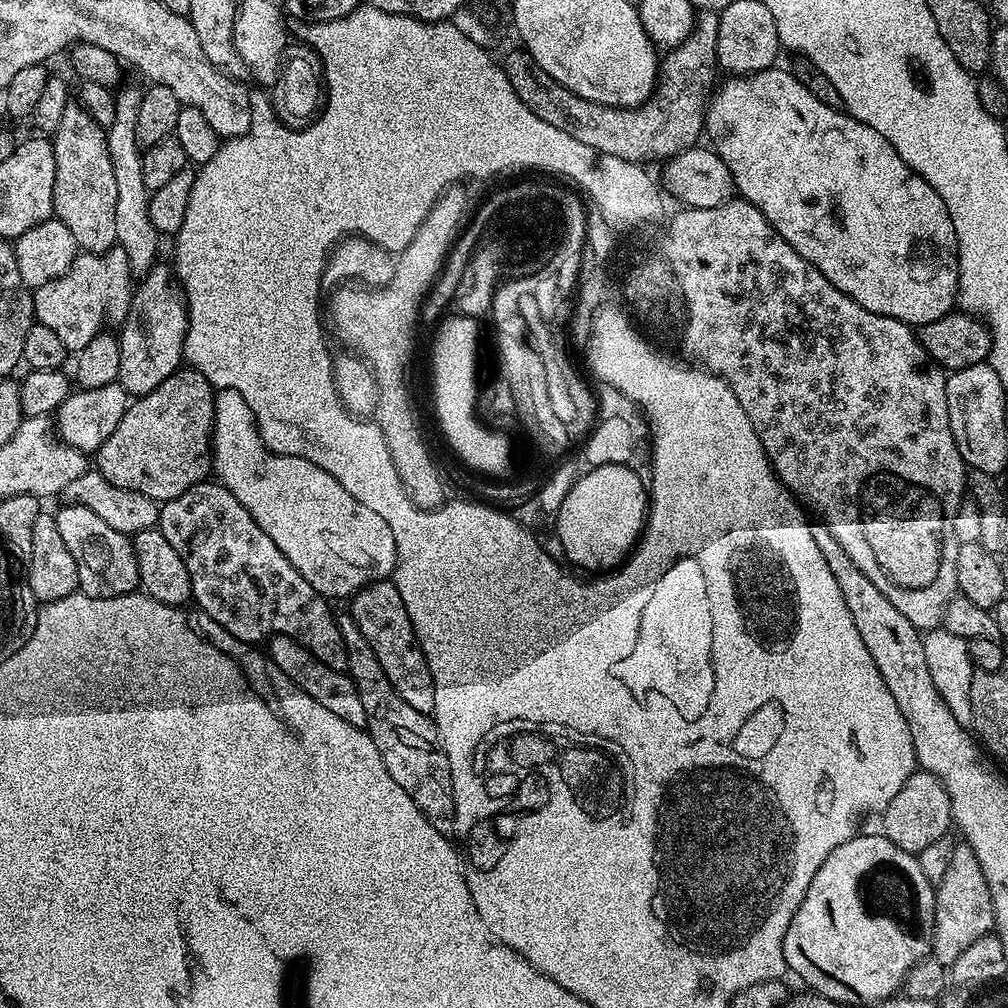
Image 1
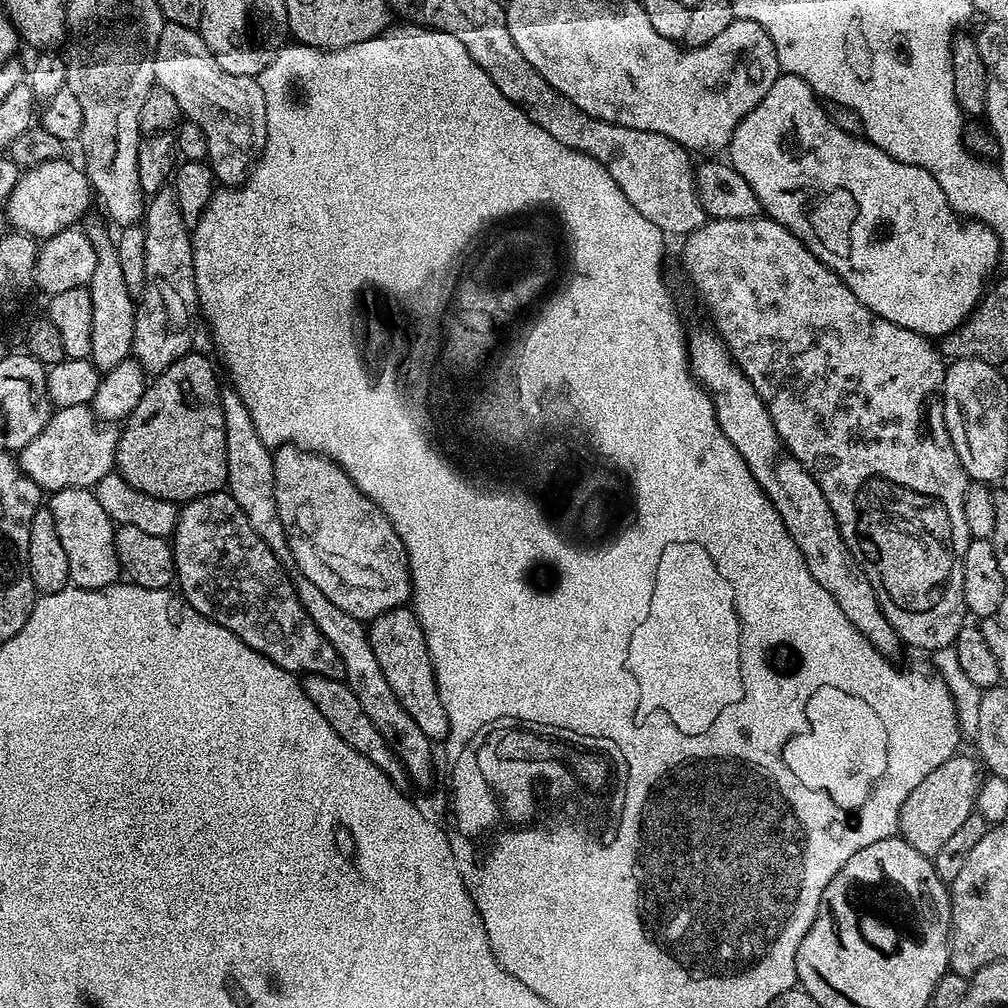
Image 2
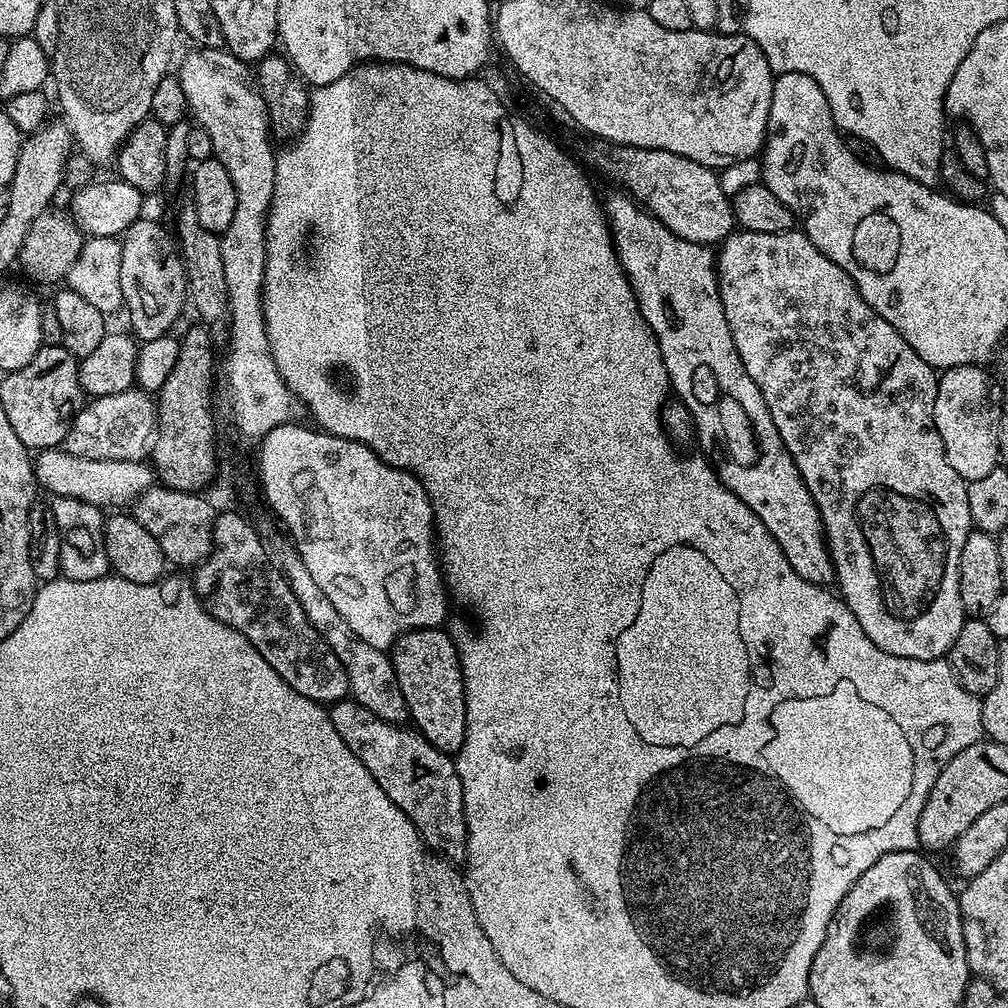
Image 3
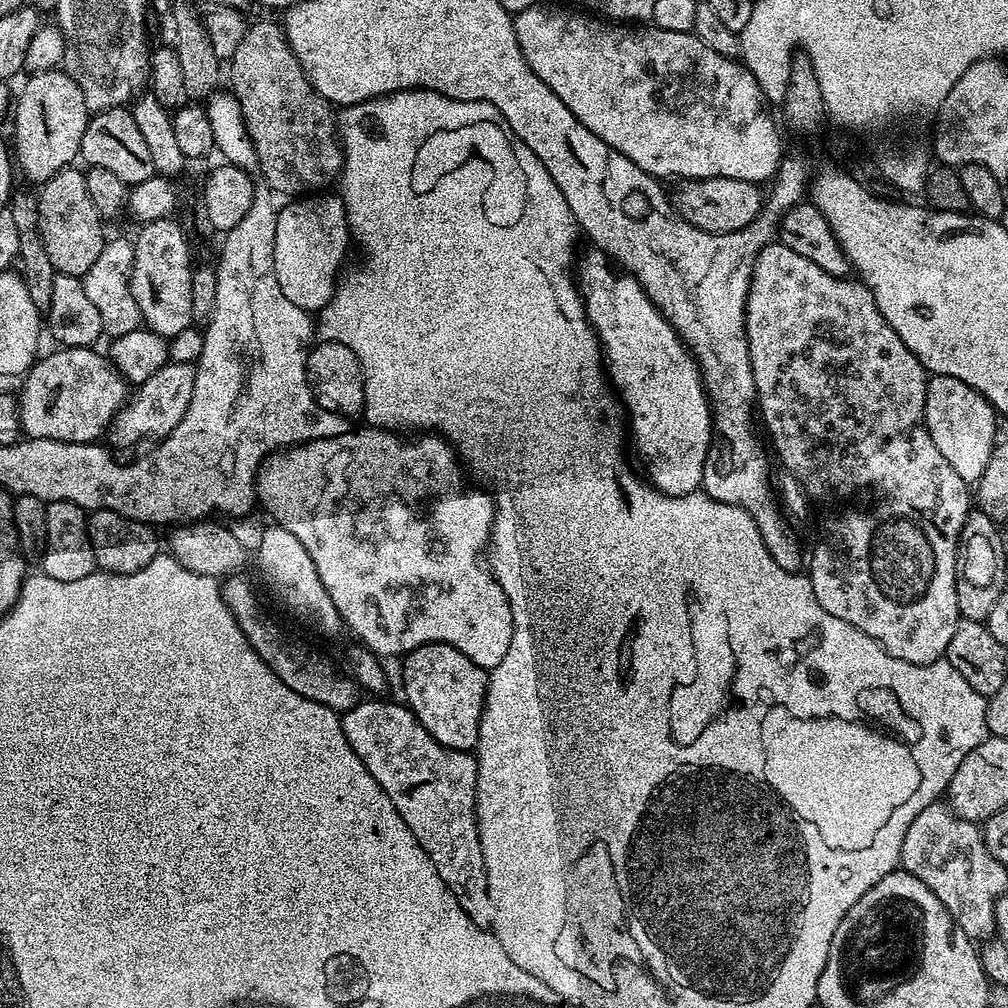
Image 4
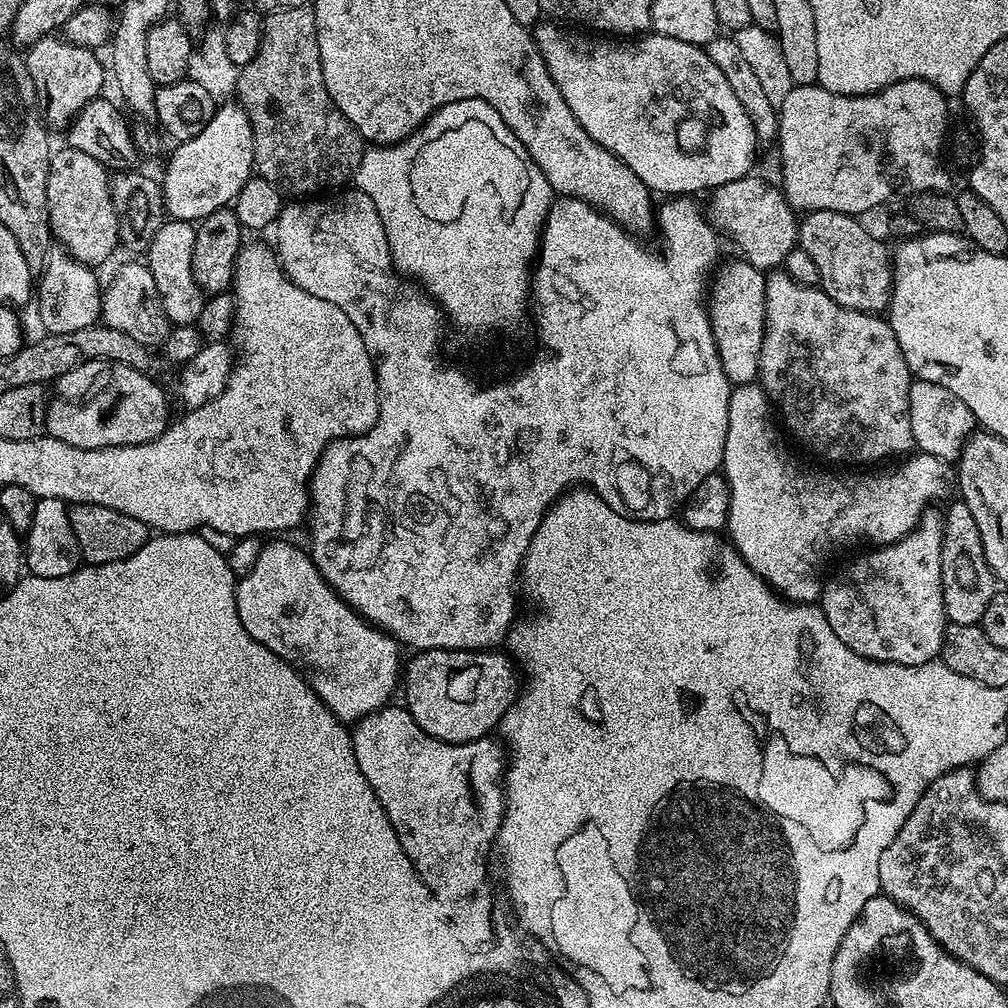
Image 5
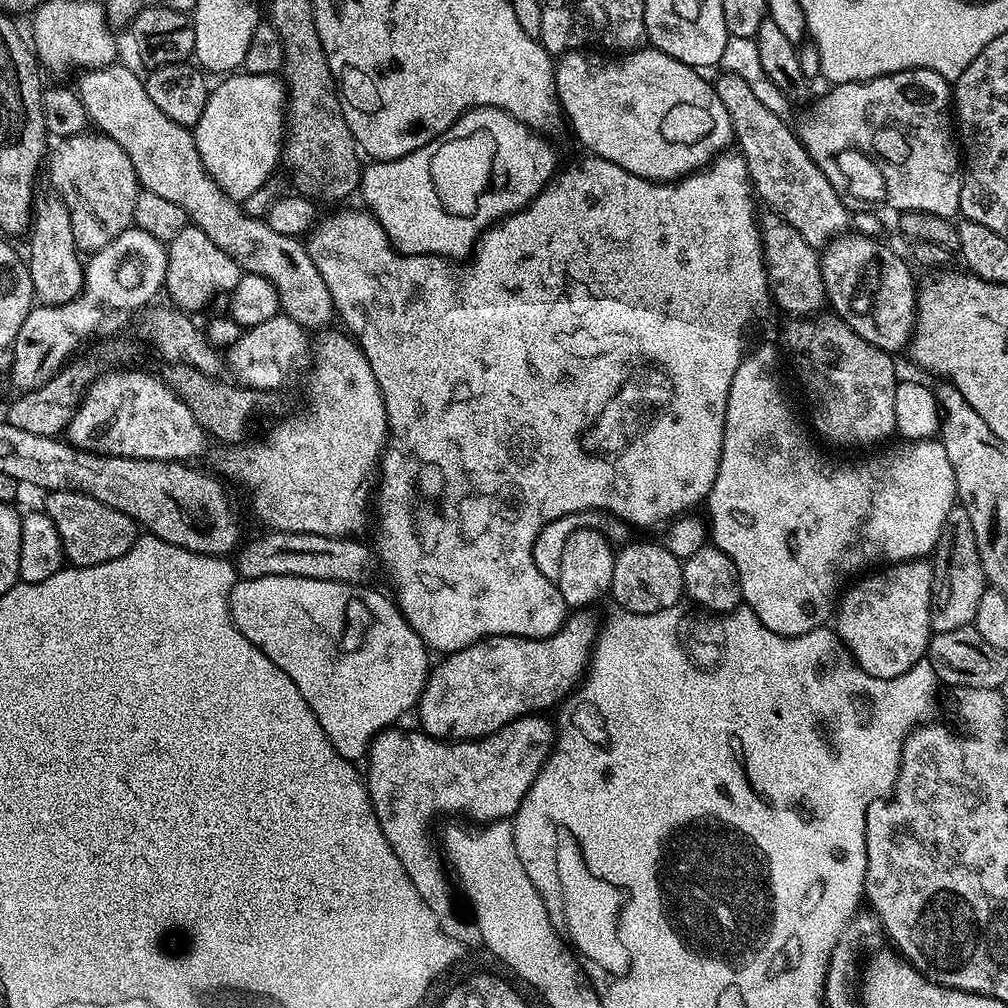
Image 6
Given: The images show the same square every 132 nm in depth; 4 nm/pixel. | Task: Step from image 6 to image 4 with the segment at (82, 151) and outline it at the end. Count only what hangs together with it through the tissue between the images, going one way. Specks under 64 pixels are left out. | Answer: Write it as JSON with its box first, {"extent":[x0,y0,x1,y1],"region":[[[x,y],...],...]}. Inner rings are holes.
{"extent":[38,166,106,278],"region":[[[76,166],[64,168],[54,174],[54,178],[39,185],[38,226],[42,242],[46,246],[46,254],[50,254],[50,262],[54,262],[54,270],[61,276],[82,278],[88,273],[90,266],[98,262],[98,254],[102,254],[106,237],[105,221],[94,206],[94,198],[90,198],[90,190],[86,190],[84,172],[78,169]]]}

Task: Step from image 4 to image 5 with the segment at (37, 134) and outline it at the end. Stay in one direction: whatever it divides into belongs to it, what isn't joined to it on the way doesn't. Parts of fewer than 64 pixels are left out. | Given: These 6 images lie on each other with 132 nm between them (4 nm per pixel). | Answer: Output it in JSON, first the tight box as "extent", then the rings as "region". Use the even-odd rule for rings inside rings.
{"extent":[24,34,106,129],"region":[[[56,34],[44,36],[27,49],[24,61],[30,70],[30,78],[34,78],[36,103],[43,119],[53,129],[67,129],[82,106],[103,93],[100,91],[104,88],[104,76],[106,80],[106,64],[96,56],[99,55],[93,49],[74,46]]]}

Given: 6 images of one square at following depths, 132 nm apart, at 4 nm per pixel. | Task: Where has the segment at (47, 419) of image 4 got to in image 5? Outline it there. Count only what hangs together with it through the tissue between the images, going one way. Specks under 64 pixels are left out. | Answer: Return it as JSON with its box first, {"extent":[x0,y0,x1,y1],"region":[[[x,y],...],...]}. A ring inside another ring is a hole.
{"extent":[47,360,170,448],"region":[[[109,360],[74,366],[58,377],[51,389],[47,435],[79,448],[121,448],[150,442],[170,423],[168,400],[156,383],[153,377]]]}

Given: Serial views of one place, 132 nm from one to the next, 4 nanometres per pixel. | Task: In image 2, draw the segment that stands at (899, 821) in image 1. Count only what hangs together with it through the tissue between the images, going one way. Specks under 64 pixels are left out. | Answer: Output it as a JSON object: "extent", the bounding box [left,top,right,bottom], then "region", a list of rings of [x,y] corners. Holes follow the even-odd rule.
{"extent":[898,754,982,858],"region":[[[963,754],[952,756],[931,774],[926,774],[921,784],[910,790],[906,802],[902,802],[898,835],[910,846],[914,846],[918,854],[934,858],[938,850],[942,850],[942,845],[962,827],[962,822],[974,815],[976,795],[982,783],[982,768],[973,760]]]}

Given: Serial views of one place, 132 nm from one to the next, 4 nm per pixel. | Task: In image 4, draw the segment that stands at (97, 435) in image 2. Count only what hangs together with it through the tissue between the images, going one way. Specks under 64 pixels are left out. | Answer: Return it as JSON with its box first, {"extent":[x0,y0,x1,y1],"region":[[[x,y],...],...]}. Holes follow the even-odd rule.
{"extent":[107,363,195,448],"region":[[[169,363],[146,378],[129,395],[123,408],[112,419],[112,426],[108,429],[107,439],[112,439],[111,447],[132,448],[143,440],[159,442],[164,439],[182,422],[182,414],[186,414],[186,406],[190,406],[190,394],[194,394],[195,367],[191,364]]]}

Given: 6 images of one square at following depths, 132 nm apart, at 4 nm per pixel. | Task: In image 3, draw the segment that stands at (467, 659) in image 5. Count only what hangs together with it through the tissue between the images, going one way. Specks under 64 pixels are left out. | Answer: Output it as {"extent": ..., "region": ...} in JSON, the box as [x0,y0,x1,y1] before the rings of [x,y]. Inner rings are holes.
{"extent":[390,627,466,754],"region":[[[443,627],[419,628],[407,632],[393,642],[390,655],[394,674],[398,674],[398,686],[402,686],[402,698],[406,698],[406,706],[411,723],[417,732],[424,736],[438,750],[455,754],[460,751],[466,738],[466,702],[464,701],[464,675],[460,669],[460,653],[457,641],[451,640],[444,633]]]}

